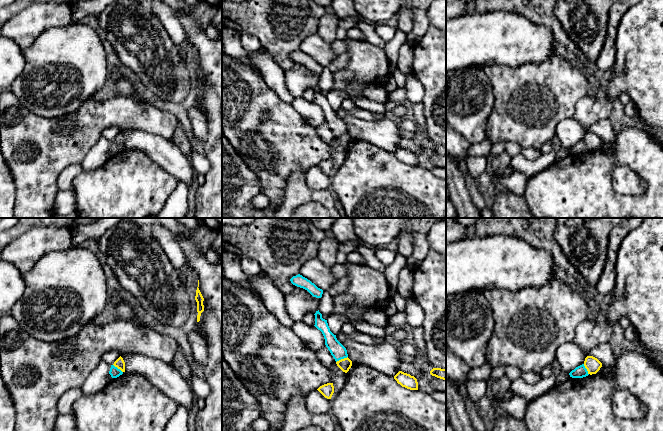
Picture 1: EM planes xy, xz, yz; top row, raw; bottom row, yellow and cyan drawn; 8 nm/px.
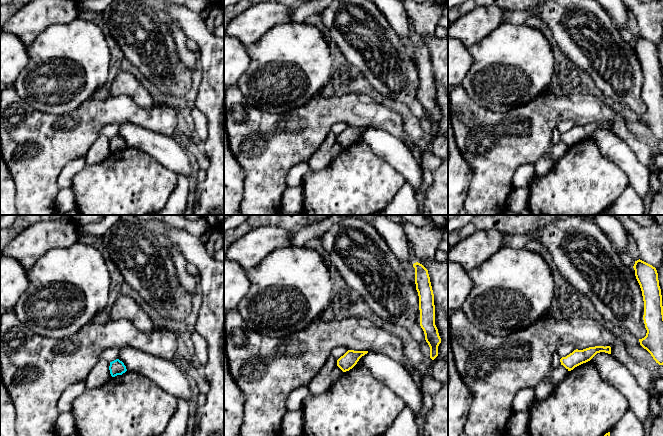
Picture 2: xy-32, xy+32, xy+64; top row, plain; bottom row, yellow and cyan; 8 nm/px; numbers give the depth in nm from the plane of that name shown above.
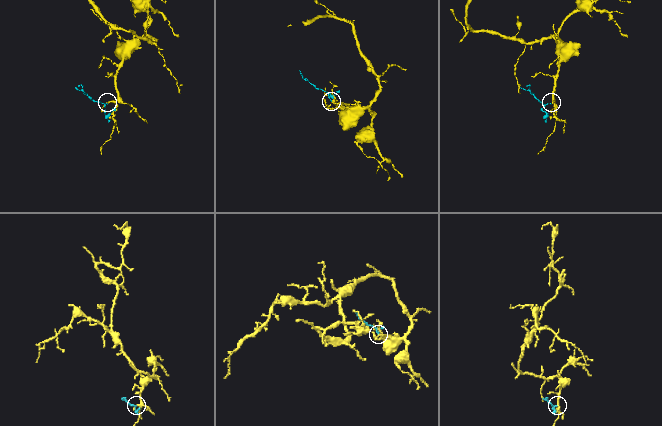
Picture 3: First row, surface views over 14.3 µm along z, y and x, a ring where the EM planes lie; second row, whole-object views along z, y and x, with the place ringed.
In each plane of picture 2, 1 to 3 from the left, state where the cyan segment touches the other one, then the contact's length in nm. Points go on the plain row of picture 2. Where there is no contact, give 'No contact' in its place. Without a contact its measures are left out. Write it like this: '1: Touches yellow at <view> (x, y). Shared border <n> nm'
1: No contact
2: No contact
3: No contact

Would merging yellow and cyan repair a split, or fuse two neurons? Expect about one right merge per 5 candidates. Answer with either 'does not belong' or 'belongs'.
does not belong

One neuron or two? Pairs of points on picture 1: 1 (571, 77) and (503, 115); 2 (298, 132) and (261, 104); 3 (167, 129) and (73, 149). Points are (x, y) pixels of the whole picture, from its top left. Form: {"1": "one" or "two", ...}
{"1": "one", "2": "one", "3": "one"}

